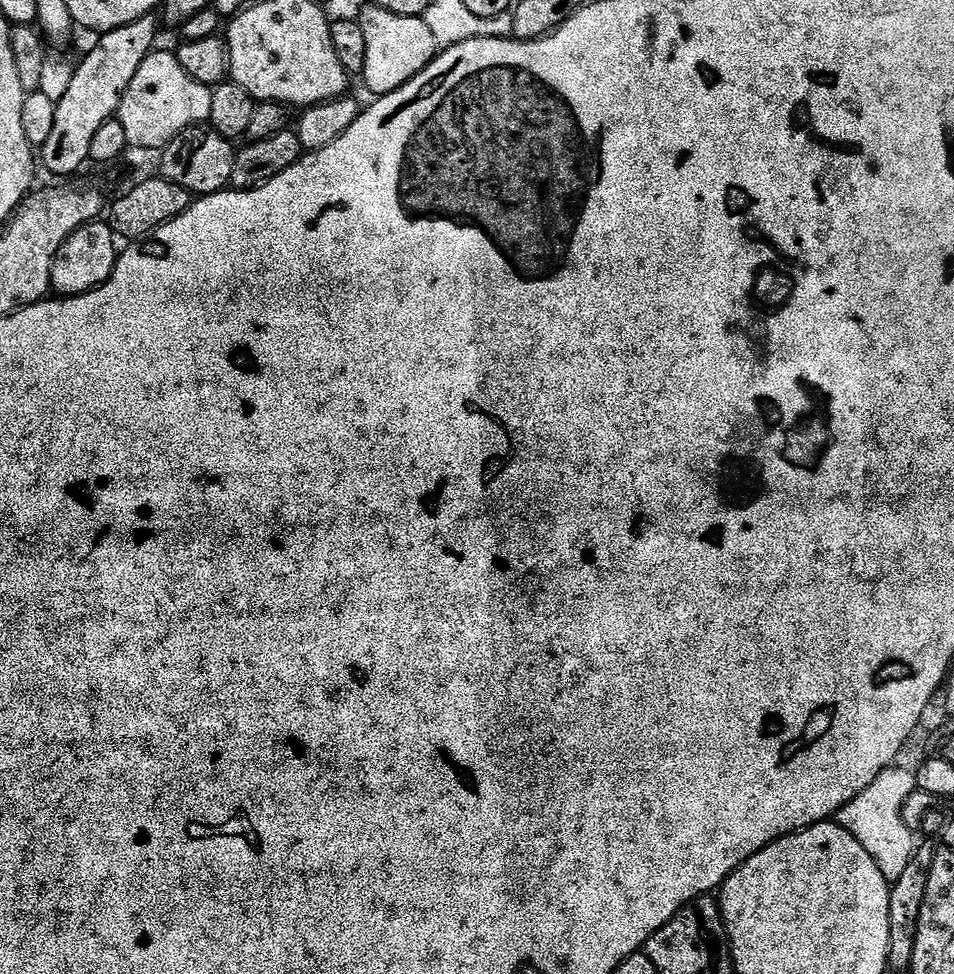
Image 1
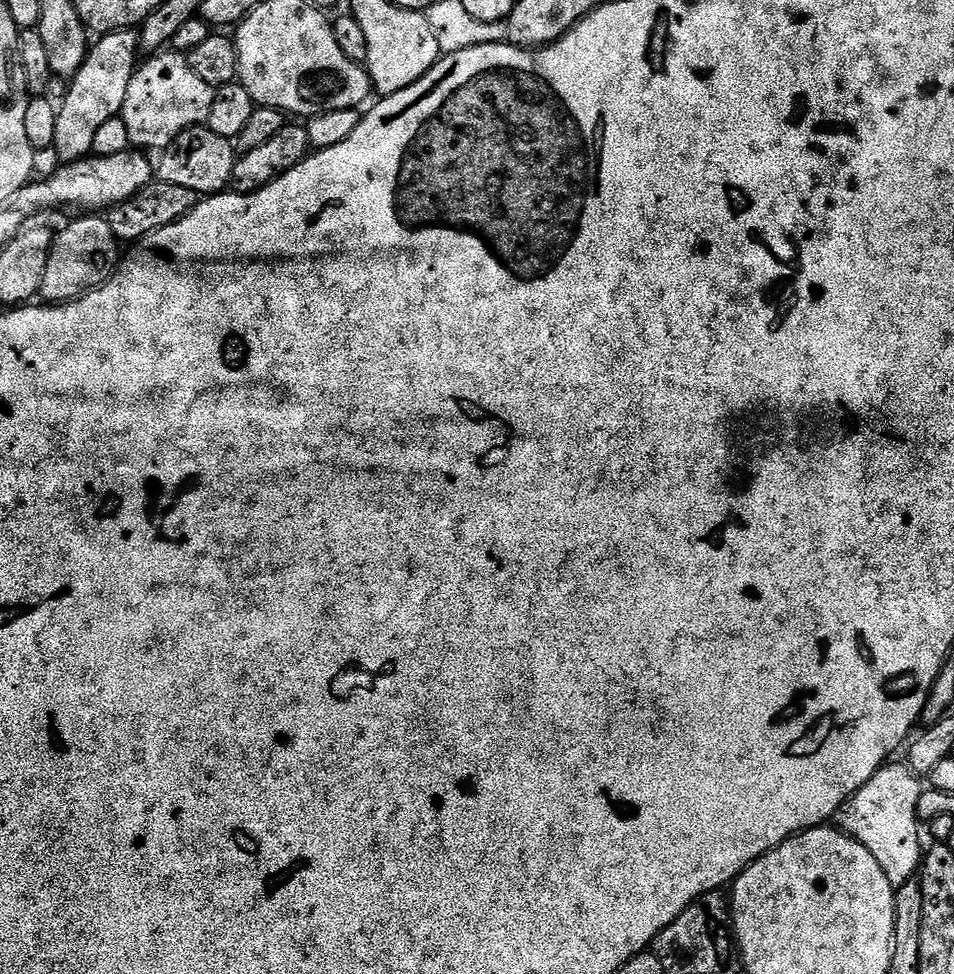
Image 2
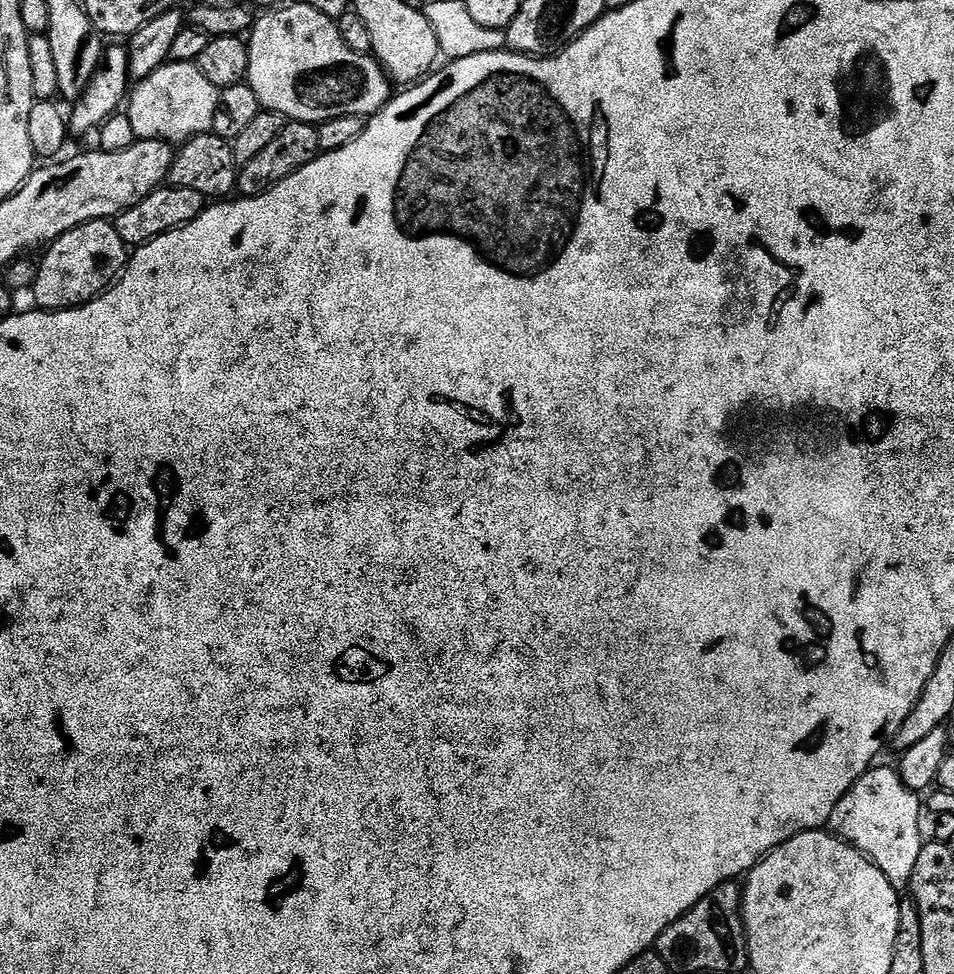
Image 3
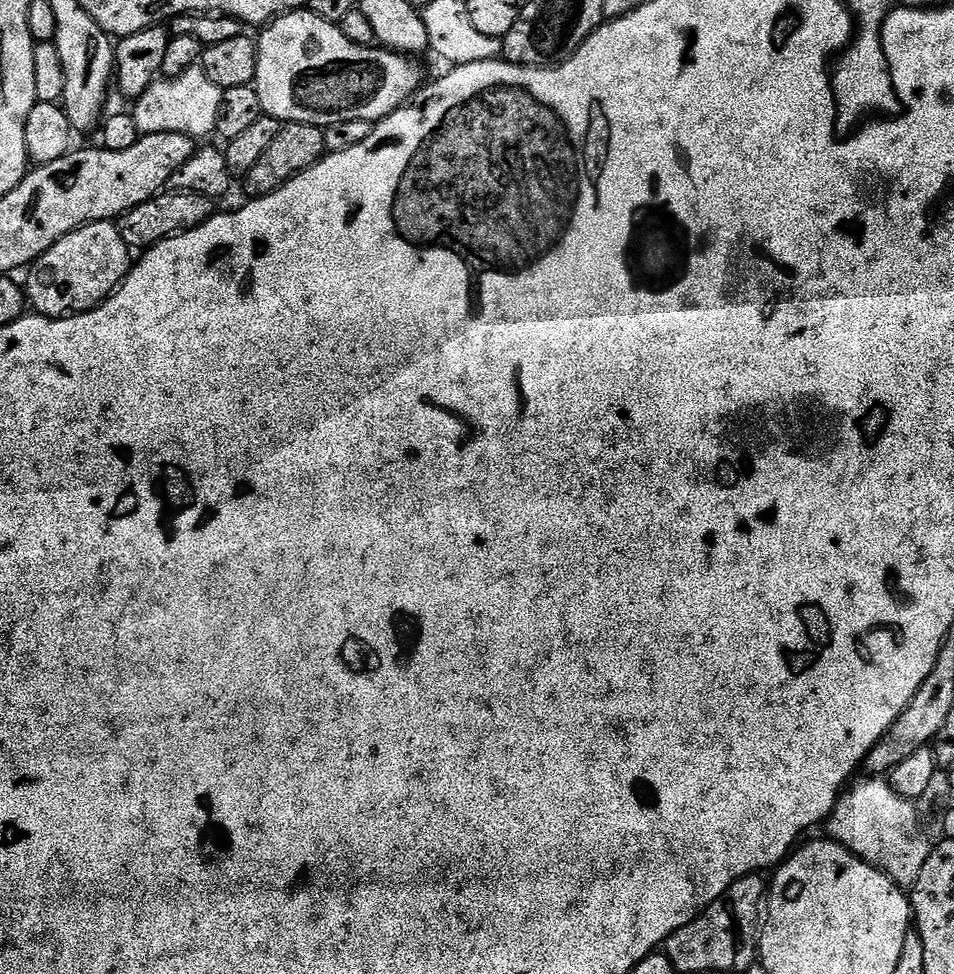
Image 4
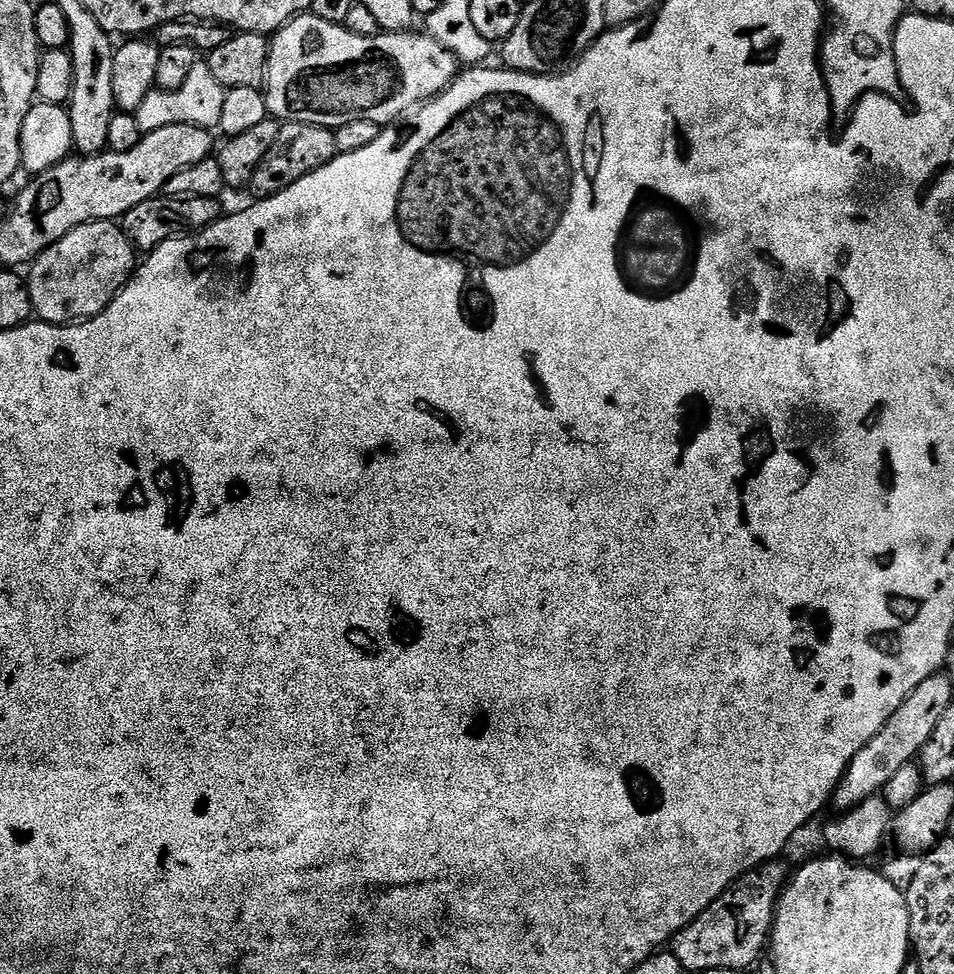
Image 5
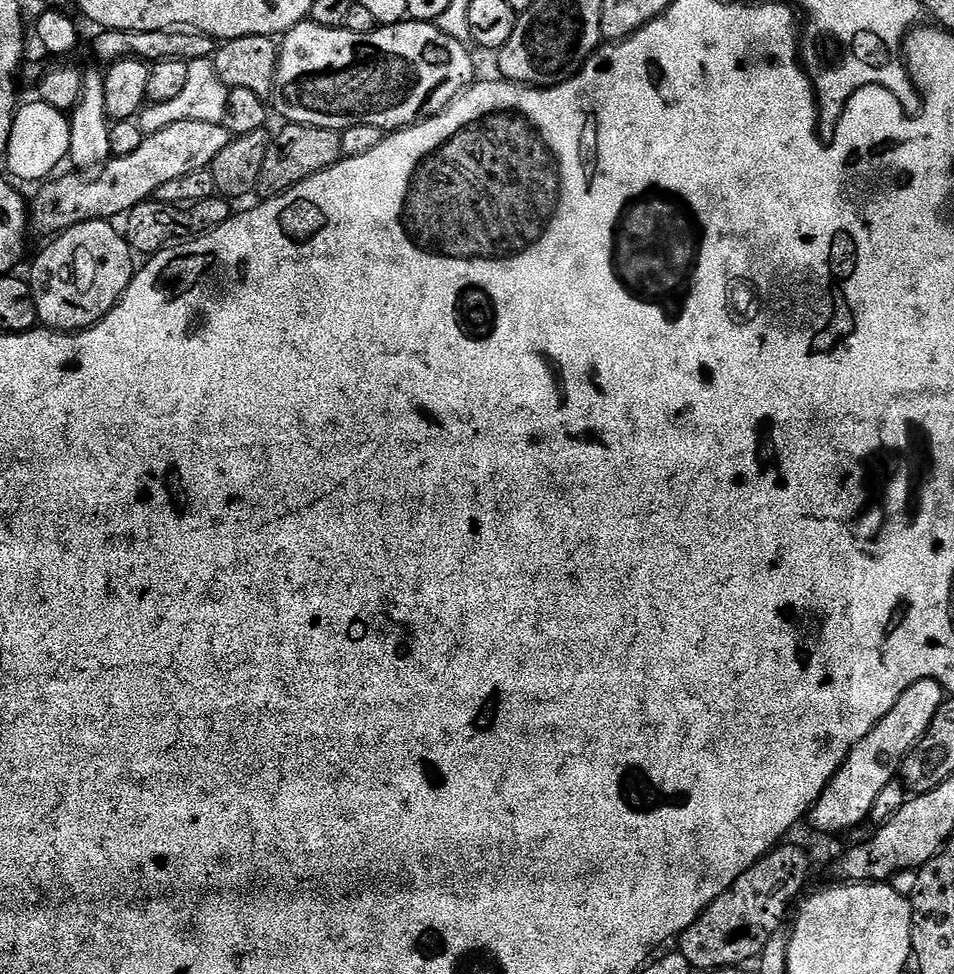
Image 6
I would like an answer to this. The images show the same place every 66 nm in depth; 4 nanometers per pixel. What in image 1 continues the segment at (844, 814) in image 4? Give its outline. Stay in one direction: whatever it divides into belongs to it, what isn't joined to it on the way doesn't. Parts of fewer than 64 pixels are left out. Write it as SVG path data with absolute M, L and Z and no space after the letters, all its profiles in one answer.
M890 767L834 817L838 824L862 843L863 849L874 858L889 882L897 880L906 870L916 849L915 833L912 833L902 819L902 806L905 805L906 798L915 795L916 791L915 773Z

